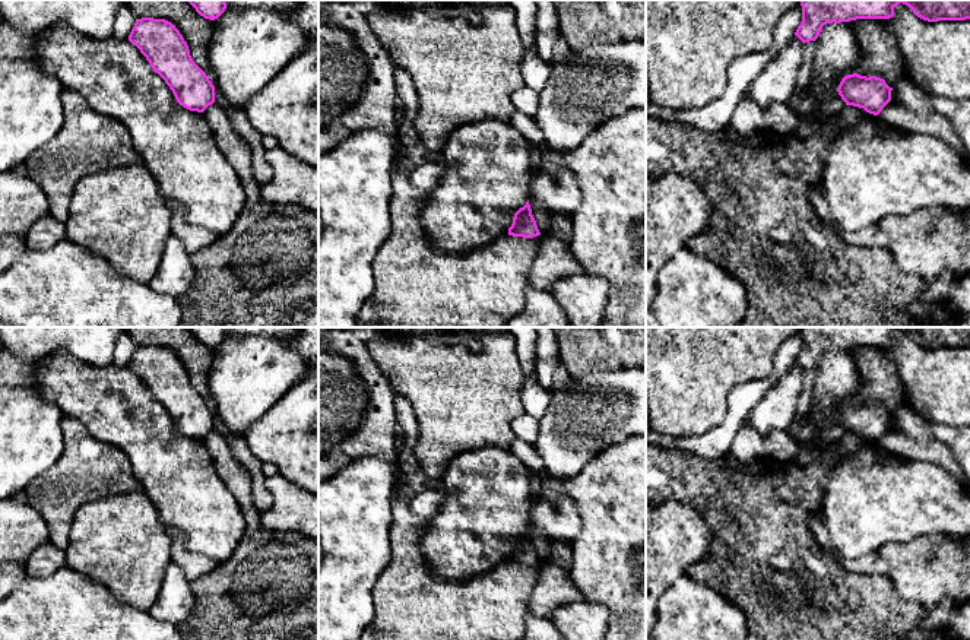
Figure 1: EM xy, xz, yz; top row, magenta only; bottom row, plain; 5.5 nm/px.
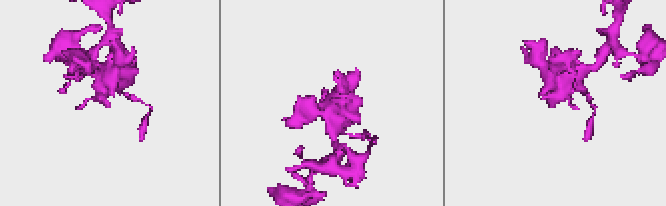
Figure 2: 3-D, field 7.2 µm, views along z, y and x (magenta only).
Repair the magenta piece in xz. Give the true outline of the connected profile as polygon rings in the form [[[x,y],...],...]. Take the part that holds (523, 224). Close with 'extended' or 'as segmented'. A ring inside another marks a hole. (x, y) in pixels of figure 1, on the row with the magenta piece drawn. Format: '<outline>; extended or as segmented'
[[[529,200],[514,213],[513,224],[508,228],[508,235],[523,238],[533,238],[541,235],[536,221],[532,215]]]; as segmented

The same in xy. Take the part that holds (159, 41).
[[[136,19],[129,41],[165,80],[180,105],[203,113],[215,102],[215,86],[193,61],[188,45],[175,25],[165,19]]]; as segmented

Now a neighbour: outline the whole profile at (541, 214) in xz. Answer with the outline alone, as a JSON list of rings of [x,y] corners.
[[[529,199],[529,205],[541,235],[546,235],[552,210],[536,199]]]

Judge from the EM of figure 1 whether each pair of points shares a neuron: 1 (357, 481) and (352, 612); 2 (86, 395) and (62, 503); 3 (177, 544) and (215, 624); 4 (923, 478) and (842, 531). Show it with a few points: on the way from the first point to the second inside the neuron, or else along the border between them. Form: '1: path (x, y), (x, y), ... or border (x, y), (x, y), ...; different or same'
1: path (354, 513), (352, 580); same
2: border (63, 414), (76, 418), (95, 437), (108, 443); different
3: border (219, 563), (190, 582); different
4: path (903, 498), (874, 498), (862, 510); same

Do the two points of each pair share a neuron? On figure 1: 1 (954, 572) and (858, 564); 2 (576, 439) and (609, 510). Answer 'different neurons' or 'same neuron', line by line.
1: same neuron
2: different neurons

